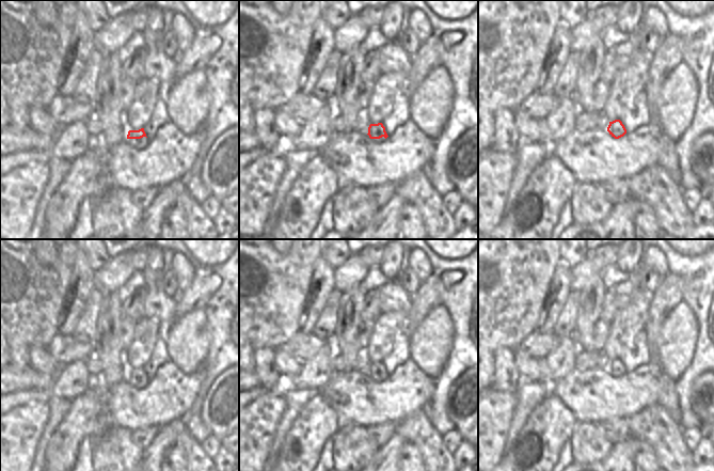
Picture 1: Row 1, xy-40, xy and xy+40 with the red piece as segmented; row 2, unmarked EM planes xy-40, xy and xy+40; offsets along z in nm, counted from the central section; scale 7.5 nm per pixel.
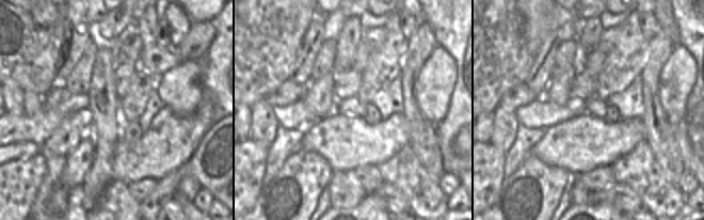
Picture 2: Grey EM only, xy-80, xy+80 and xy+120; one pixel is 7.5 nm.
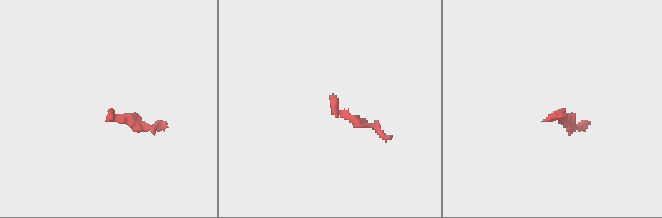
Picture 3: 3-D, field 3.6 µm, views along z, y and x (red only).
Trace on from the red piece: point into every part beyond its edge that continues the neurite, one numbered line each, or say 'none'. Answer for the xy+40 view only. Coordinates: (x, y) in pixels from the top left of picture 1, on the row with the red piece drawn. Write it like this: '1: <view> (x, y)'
1: xy+40 (584, 121)

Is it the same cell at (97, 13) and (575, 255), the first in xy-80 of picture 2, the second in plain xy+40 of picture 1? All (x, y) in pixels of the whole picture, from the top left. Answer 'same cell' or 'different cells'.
same cell

